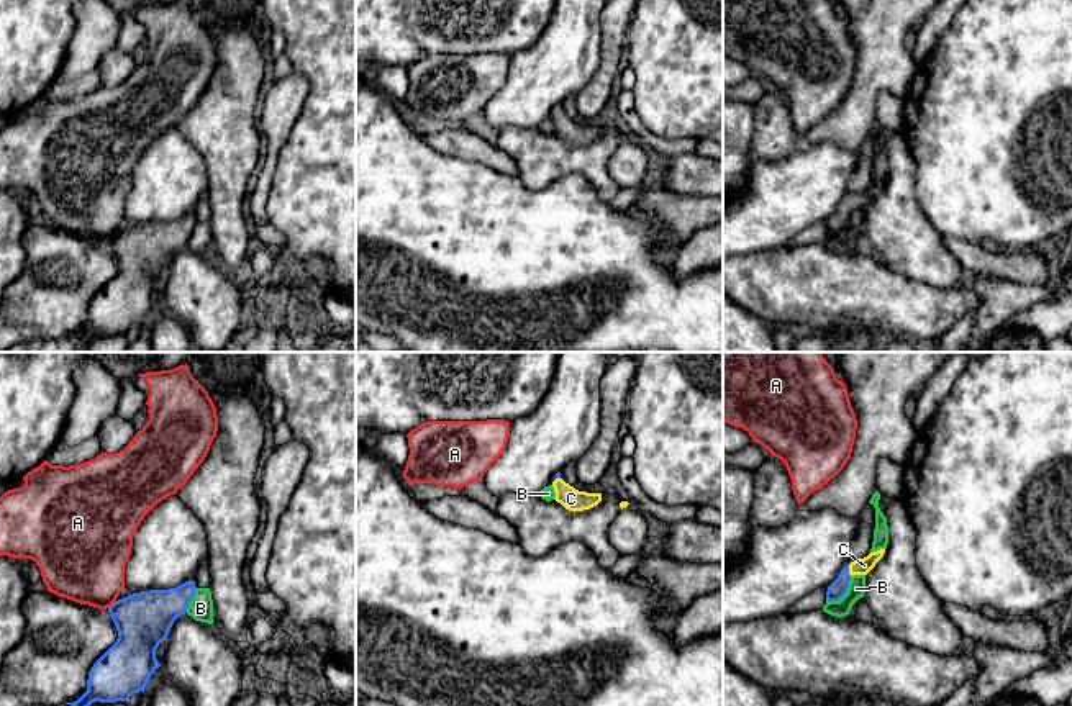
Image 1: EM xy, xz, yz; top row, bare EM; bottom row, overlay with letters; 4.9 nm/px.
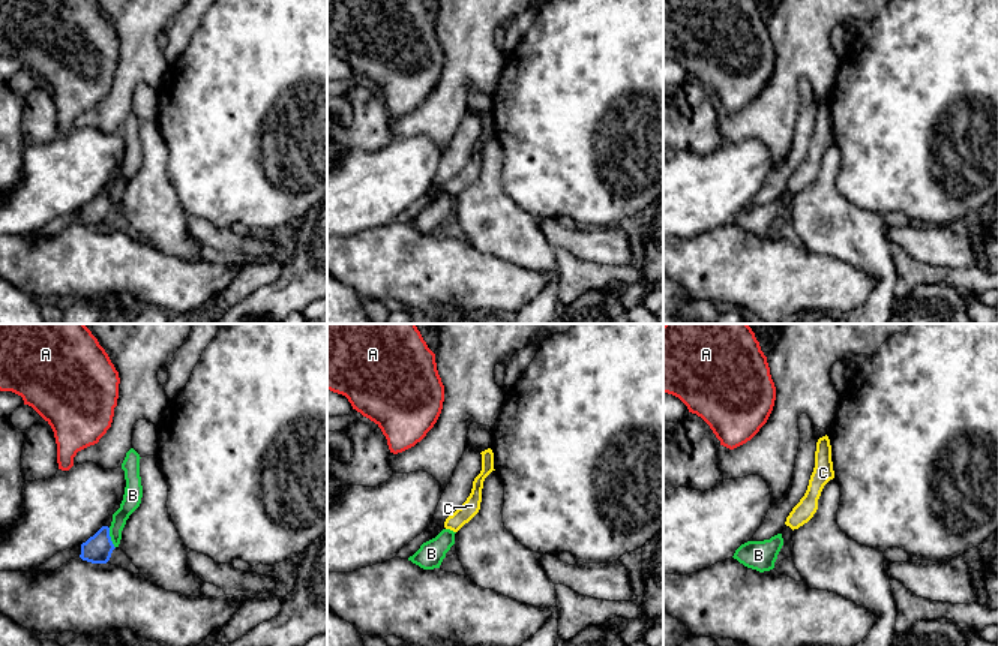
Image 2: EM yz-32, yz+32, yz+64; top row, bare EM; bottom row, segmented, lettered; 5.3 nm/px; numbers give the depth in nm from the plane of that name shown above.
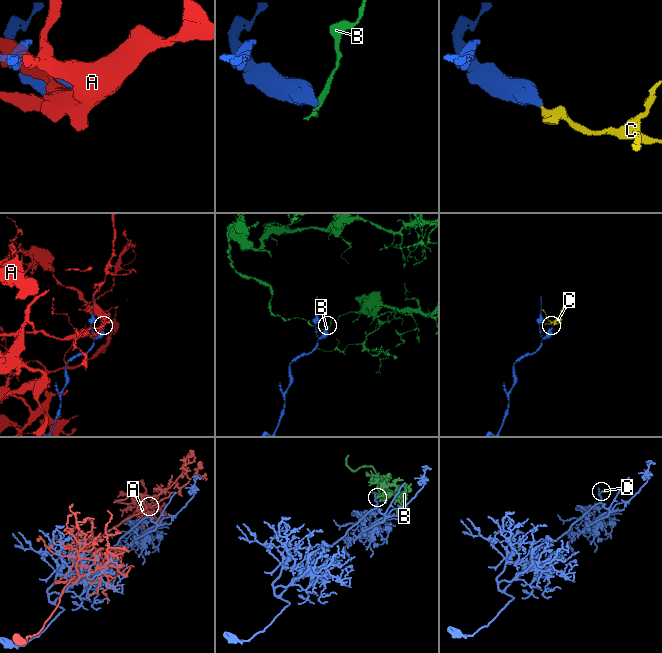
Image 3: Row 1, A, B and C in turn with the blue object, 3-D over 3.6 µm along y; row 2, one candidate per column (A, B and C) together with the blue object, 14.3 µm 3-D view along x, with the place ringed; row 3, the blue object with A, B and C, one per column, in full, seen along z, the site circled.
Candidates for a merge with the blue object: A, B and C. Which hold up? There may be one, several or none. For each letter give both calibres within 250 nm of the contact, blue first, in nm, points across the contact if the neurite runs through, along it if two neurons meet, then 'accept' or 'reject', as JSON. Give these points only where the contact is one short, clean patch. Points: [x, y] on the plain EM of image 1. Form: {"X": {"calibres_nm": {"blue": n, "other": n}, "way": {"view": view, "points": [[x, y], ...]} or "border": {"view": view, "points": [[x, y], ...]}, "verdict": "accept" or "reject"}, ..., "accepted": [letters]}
{"A": {"calibres_nm": {"blue": 280, "other": 380}, "verdict": "reject"}, "B": {"calibres_nm": {"blue": 90, "other": 80}, "border": {"view": "yz", "points": [[851, 210], [848, 223], [838, 233], [826, 233]]}, "verdict": "reject"}, "C": {"calibres_nm": {"blue": 90, "other": 80}, "way": {"view": "yz", "points": [[838, 221], [848, 203], [864, 199]]}, "verdict": "accept"}, "accepted": ["C"]}

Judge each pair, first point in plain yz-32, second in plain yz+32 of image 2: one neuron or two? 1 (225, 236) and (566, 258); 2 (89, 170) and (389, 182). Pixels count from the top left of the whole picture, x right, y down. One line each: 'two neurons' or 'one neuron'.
1: two neurons
2: one neuron

